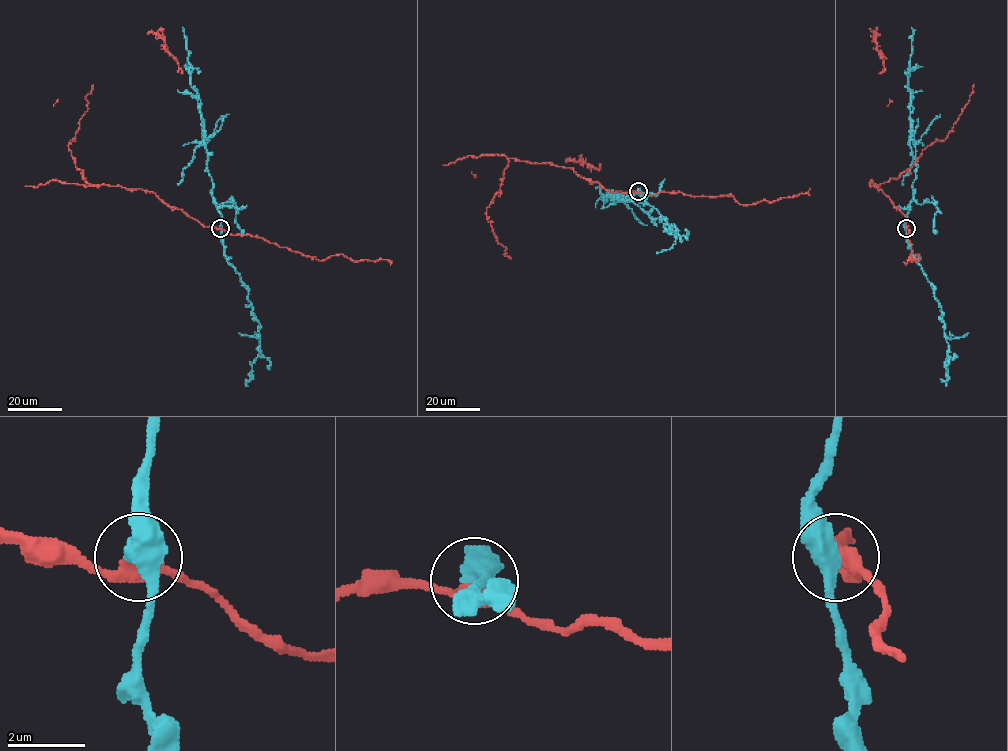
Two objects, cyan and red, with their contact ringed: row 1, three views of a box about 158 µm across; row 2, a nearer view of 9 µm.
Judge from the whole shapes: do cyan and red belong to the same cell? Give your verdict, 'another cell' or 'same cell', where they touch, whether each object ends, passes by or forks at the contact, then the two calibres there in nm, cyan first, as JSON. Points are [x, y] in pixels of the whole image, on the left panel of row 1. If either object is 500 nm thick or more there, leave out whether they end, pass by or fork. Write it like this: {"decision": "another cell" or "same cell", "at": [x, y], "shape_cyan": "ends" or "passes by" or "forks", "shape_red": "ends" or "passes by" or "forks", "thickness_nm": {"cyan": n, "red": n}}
{"decision": "another cell", "at": [220, 228], "shape_cyan": "passes by", "shape_red": "passes by", "thickness_nm": {"cyan": 480, "red": 360}}

